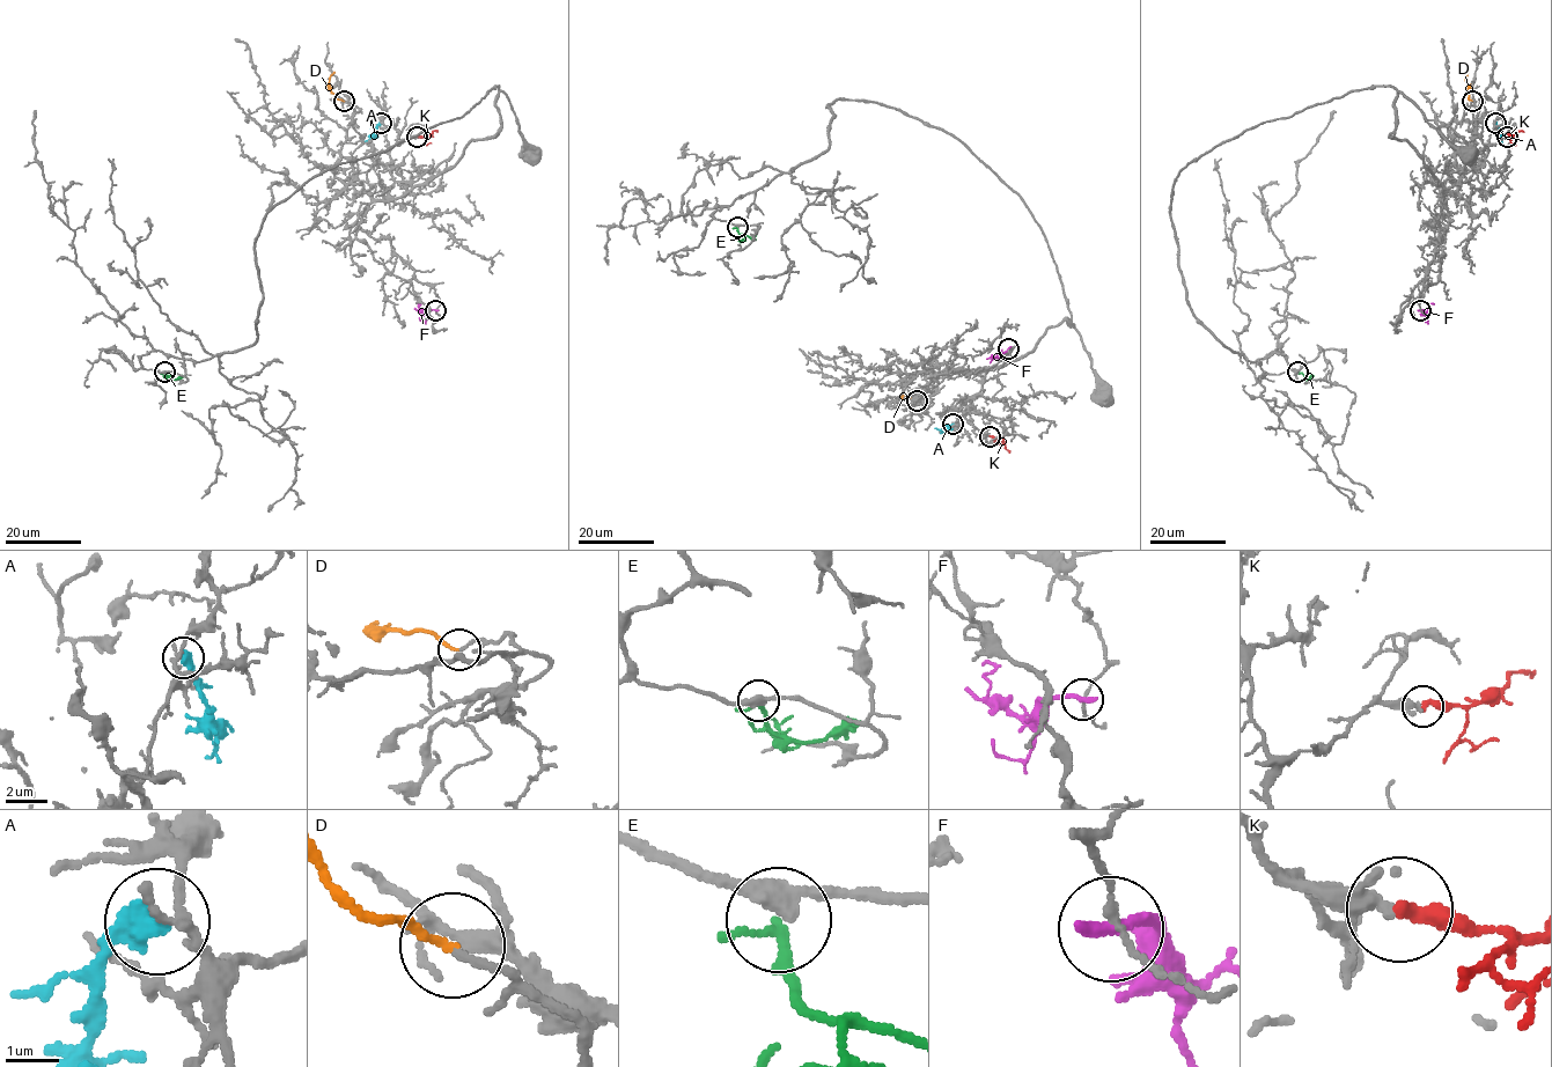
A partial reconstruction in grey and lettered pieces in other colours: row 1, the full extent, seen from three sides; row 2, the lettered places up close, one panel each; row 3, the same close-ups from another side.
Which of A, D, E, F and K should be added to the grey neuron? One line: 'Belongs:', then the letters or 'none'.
Belongs: D, K

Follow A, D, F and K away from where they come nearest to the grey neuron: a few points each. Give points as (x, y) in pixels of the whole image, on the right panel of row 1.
A: (1495, 123), (1499, 140)
D: (1471, 102), (1468, 72)
F: (1420, 310), (1427, 314), (1428, 307), (1434, 304)
K: (1507, 137), (1524, 132)

